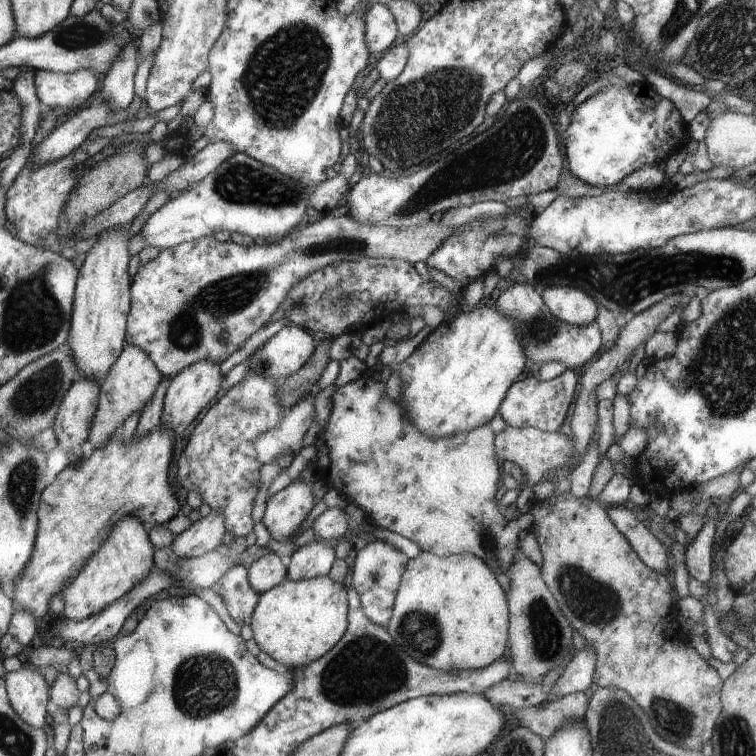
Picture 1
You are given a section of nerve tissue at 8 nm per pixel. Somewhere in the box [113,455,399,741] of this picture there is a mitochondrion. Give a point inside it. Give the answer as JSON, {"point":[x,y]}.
{"point":[204,685]}

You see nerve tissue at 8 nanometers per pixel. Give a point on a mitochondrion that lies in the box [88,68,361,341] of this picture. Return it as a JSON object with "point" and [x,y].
{"point":[241,184]}

